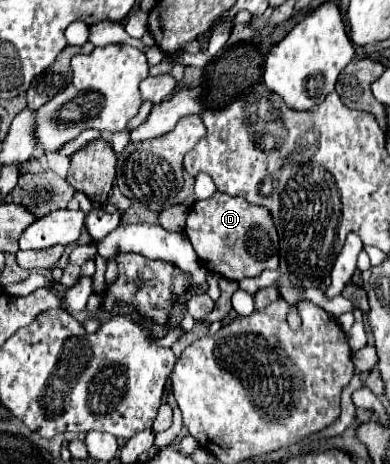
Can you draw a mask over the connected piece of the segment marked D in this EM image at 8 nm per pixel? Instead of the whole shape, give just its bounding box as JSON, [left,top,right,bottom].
[186,192,278,282]

